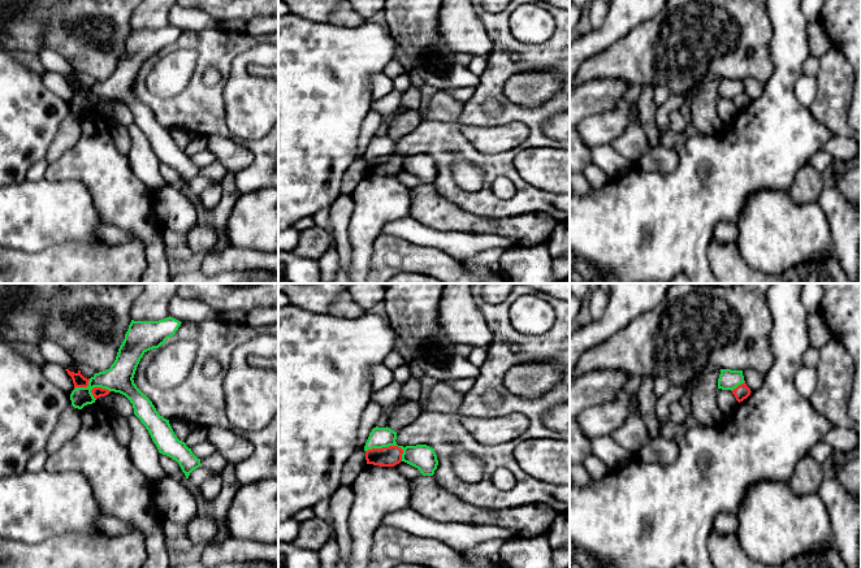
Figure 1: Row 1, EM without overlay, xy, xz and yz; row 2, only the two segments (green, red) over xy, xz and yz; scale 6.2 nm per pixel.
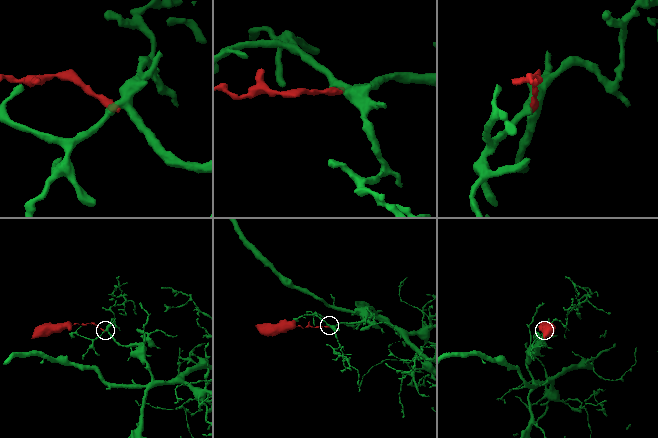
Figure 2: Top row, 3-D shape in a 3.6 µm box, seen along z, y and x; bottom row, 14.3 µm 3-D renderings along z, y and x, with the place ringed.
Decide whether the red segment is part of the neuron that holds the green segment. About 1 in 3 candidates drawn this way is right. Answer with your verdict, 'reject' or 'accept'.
reject

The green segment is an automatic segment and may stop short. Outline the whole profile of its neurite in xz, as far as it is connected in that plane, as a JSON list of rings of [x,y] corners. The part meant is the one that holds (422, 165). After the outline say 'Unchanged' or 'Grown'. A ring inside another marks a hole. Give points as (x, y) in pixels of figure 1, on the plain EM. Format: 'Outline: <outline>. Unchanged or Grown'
Outline: [[[427,153],[398,155],[403,159],[402,170],[417,177],[423,185],[433,185],[438,169],[434,159]]]. Unchanged

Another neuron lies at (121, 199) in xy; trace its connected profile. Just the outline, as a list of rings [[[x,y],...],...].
[[[96,112],[85,114],[78,142],[48,164],[44,178],[83,183],[103,222],[133,233],[143,242],[147,269],[139,283],[170,283],[164,227],[155,211],[153,191],[135,175],[129,156],[117,149],[111,123]]]

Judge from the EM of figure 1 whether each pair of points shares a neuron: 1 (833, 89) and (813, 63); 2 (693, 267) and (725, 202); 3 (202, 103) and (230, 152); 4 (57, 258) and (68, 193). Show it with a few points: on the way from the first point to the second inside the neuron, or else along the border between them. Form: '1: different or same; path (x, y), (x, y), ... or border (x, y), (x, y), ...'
1: different; border (820, 59), (820, 66), (814, 76)
2: same; path (693, 251), (693, 233), (709, 217)
3: different; border (229, 134), (208, 137)
4: different; border (91, 245), (64, 242), (30, 252)

